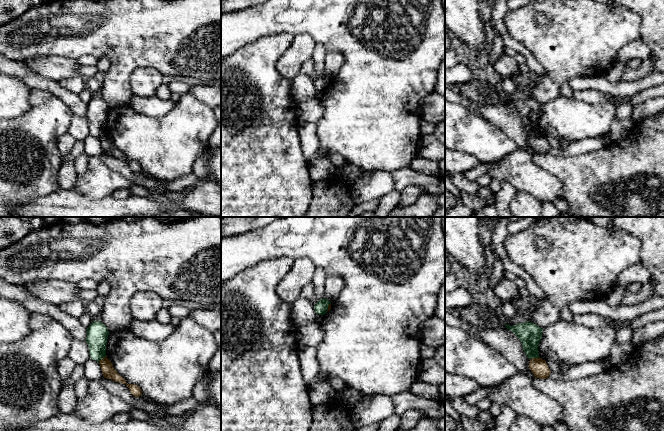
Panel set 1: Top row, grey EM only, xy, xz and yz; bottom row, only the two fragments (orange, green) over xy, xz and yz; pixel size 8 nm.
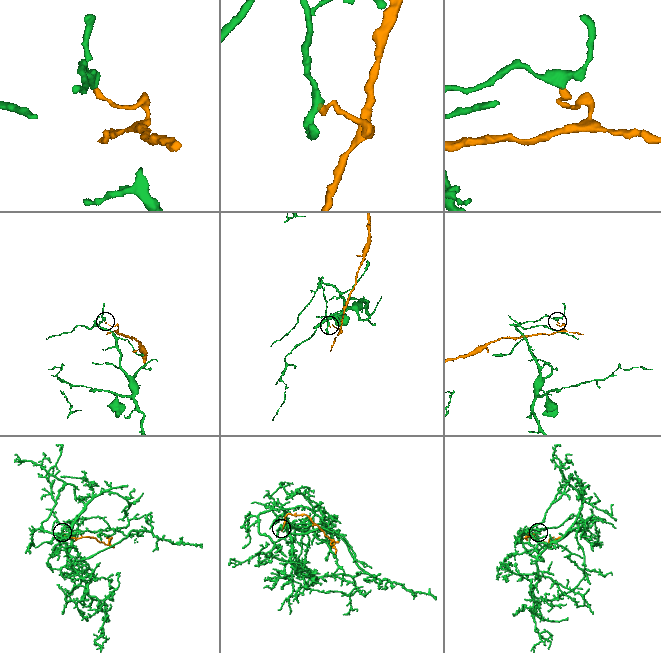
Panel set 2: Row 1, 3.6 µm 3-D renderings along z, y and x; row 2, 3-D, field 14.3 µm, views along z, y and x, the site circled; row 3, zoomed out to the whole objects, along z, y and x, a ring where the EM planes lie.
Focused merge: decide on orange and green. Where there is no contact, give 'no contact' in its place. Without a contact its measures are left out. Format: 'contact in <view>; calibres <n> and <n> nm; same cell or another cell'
contact in yz; calibres 140 and 190 nm; another cell

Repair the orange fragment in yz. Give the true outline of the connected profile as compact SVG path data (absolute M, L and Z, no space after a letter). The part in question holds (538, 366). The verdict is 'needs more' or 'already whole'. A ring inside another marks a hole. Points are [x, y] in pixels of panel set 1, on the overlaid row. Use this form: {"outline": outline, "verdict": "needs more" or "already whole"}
{"outline": "M540 357L530 359L528 366L535 378L546 379L551 373L546 361Z", "verdict": "already whole"}

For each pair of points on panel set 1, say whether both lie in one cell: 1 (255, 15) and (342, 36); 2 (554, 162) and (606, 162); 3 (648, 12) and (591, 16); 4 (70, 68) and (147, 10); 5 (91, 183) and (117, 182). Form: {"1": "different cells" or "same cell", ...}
{"1": "same cell", "2": "same cell", "3": "different cells", "4": "different cells", "5": "same cell"}

